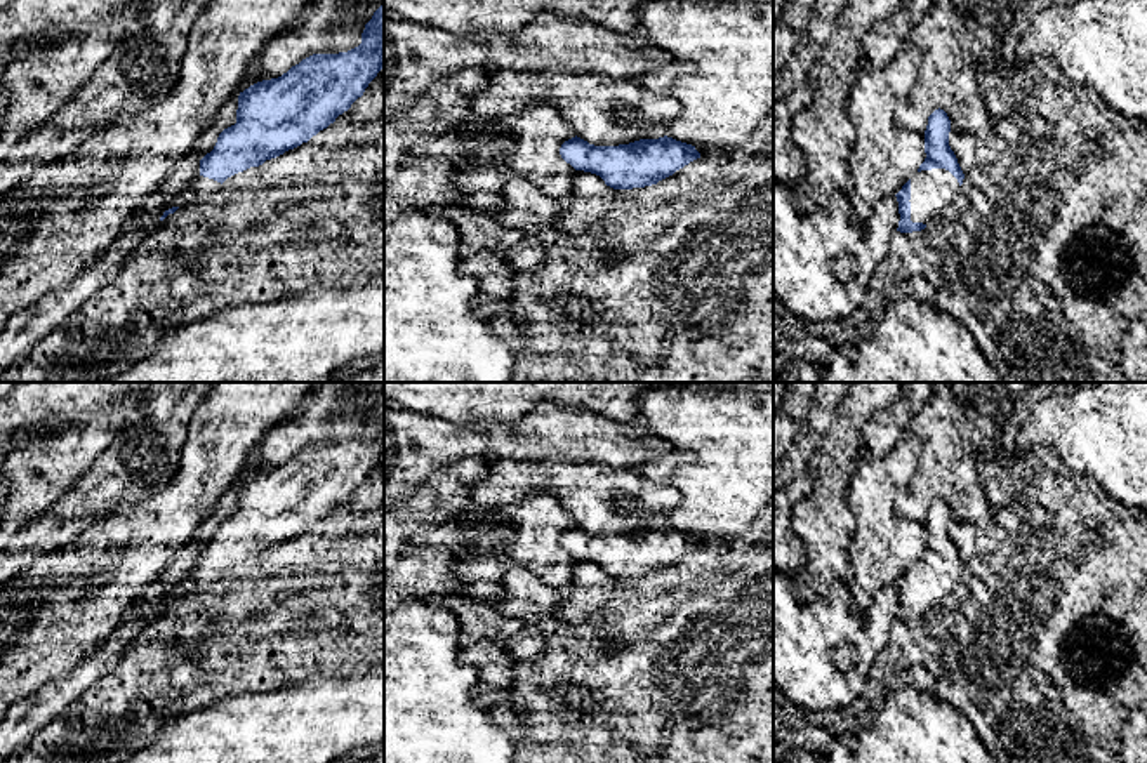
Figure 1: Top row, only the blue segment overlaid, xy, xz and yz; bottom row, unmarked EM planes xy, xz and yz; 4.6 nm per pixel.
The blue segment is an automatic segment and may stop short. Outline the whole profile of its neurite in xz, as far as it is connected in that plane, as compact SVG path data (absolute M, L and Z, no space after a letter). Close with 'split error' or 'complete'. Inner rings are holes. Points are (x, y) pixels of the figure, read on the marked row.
M575 136L561 144L560 155L575 170L596 174L613 189L657 184L700 158L695 146L667 136L619 146L594 146Z | complete

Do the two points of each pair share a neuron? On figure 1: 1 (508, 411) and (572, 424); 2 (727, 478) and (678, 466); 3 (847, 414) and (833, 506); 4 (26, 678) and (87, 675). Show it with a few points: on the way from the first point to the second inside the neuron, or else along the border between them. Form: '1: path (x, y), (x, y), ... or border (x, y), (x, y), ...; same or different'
1: border (556, 402), (537, 402), (511, 423), (487, 421); different
2: path (715, 468), (690, 468); same
3: path (842, 437), (833, 457), (833, 484); same
4: border (92, 650), (68, 673), (46, 682), (26, 699); different

